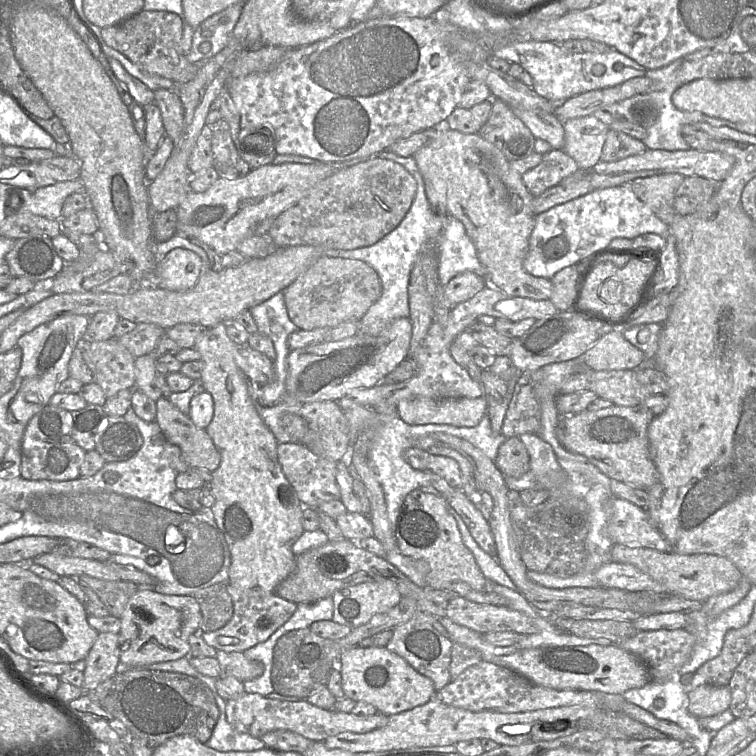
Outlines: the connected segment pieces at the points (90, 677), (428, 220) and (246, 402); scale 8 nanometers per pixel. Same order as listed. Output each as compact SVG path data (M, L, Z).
M100 632L85 661L82 689L89 691L116 672L119 663L119 634Z
M394 152L379 154L400 164L415 179L417 190L412 205L401 223L373 245L351 250L326 248L328 257L342 257L361 260L377 272L382 283L382 294L378 301L360 319L358 334L377 335L398 318L409 317L408 285L410 274L419 253L426 247L434 247L438 259L438 281L443 288L453 277L464 272L473 272L486 279L486 271L477 257L476 248L468 237L464 225L455 217L434 213L427 198L425 184L413 156L401 157Z
M224 322L206 328L194 345L201 355L203 370L200 381L213 399L213 417L205 428L220 453L219 467L211 473L207 485L214 497L210 510L224 533L231 554L228 583L243 590L249 596L265 596L276 593L277 586L294 570L296 556L292 546L304 532L302 513L304 505L286 478L277 457L278 442L266 426L250 395L249 379L237 366L238 345L229 339Z

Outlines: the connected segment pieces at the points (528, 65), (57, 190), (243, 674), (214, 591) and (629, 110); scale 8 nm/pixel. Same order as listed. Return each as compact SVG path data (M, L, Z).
M518 41L503 45L492 53L500 59L519 64L533 79L533 90L550 101L565 101L593 90L622 84L646 75L648 69L616 50L609 52L569 53L559 43L547 41Z
M80 179L73 181L56 182L53 185L38 188L34 191L28 189L16 190L17 200L25 200L26 205L17 212L30 212L50 220L63 221L62 206L67 196L75 192L83 192Z
M218 650L215 658L220 664L220 677L233 676L241 682L255 679L264 672L264 665L245 657L243 652Z
M216 583L193 594L200 605L201 632L211 632L225 626L233 616L234 607L225 583Z
M638 94L604 106L592 115L606 125L614 122L631 122L647 129L658 119L658 110L648 94Z

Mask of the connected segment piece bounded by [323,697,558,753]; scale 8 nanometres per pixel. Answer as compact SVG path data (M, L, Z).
M434 697L426 704L415 707L411 710L404 711L389 716L389 722L386 726L366 733L342 732L326 738L323 742L328 748L343 749L352 753L368 753L405 750L413 747L430 747L430 746L449 746L456 743L471 739L491 739L499 746L516 746L527 741L546 741L558 738L558 729L534 727L533 725L516 725L516 721L523 720L518 718L518 713L500 713L494 711L473 712L462 708L447 705Z

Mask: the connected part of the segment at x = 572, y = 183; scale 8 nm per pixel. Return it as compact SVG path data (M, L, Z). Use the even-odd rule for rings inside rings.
M579 168L556 186L549 188L542 195L534 197L532 202L533 214L537 216L554 206L583 196L592 190L593 188L588 180L588 171Z

